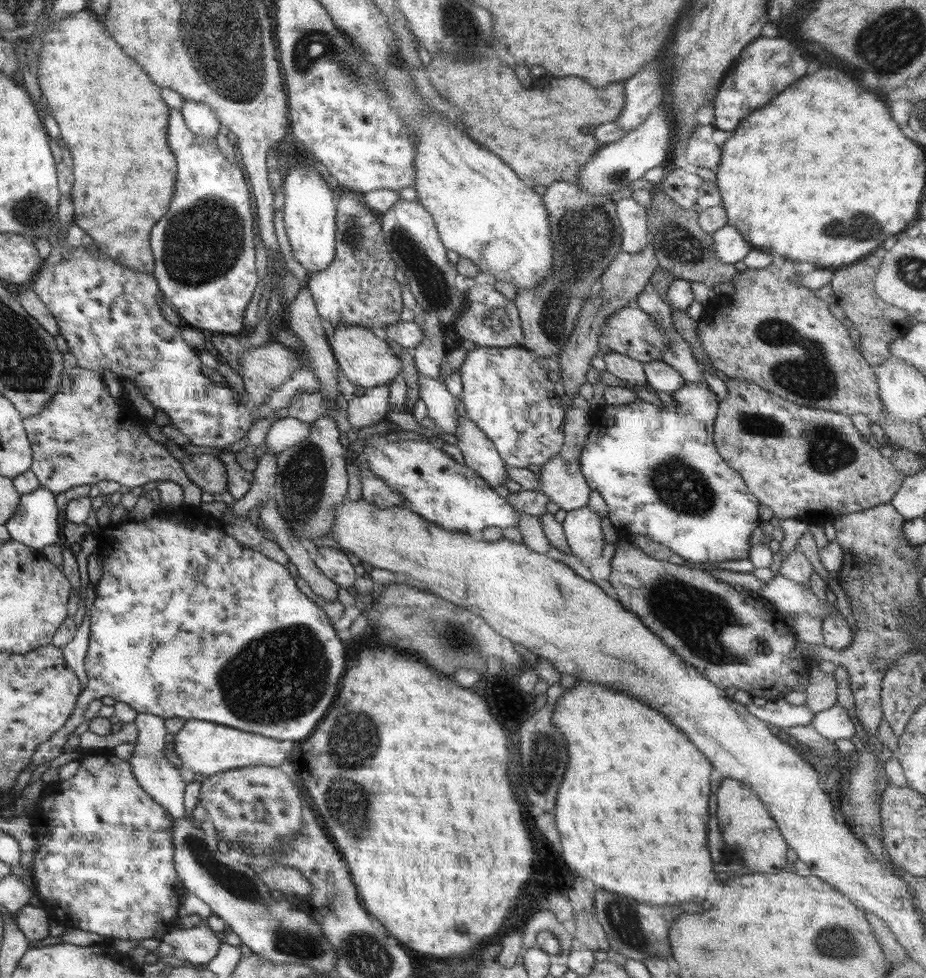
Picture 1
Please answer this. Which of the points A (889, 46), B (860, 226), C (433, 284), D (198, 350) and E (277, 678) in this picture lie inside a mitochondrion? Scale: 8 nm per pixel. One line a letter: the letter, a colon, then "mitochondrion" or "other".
A: mitochondrion
B: mitochondrion
C: mitochondrion
D: other
E: mitochondrion

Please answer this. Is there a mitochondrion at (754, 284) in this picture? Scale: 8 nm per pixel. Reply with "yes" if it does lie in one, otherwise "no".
no

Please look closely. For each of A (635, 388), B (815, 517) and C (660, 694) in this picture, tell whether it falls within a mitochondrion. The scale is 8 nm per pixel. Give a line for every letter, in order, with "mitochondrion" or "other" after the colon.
A: other
B: other
C: other

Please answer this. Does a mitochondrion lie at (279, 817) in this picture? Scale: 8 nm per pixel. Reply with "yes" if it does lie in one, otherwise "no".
no

